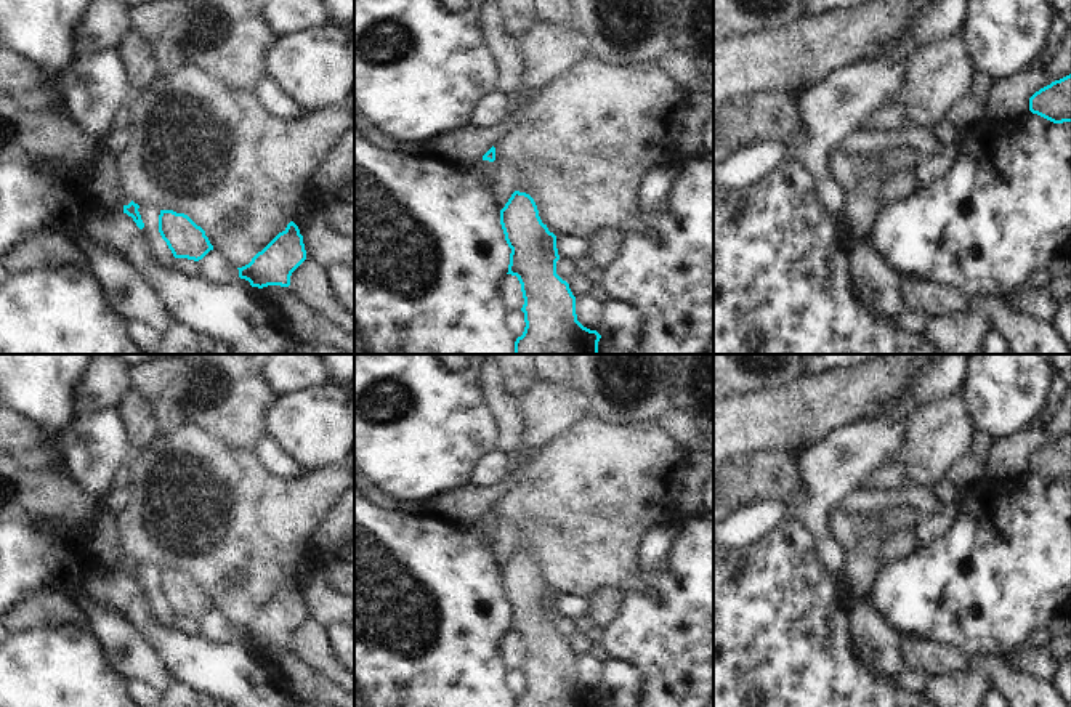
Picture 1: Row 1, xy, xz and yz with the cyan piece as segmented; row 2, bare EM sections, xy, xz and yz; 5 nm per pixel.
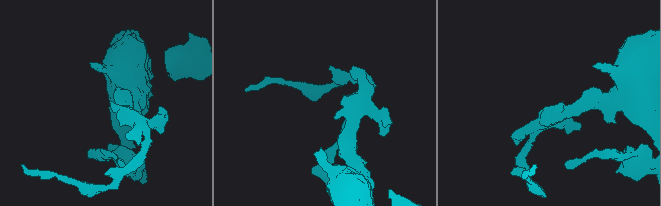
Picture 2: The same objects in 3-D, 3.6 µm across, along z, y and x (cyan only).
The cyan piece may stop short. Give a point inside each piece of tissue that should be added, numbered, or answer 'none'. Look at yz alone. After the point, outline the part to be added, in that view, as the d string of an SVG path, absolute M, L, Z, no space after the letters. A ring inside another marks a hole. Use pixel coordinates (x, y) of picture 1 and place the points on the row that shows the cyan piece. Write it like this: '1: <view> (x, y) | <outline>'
none

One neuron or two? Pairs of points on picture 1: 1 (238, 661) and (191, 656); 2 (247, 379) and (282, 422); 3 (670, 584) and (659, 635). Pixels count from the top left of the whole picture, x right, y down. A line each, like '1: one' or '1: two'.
1: one
2: two
3: one

